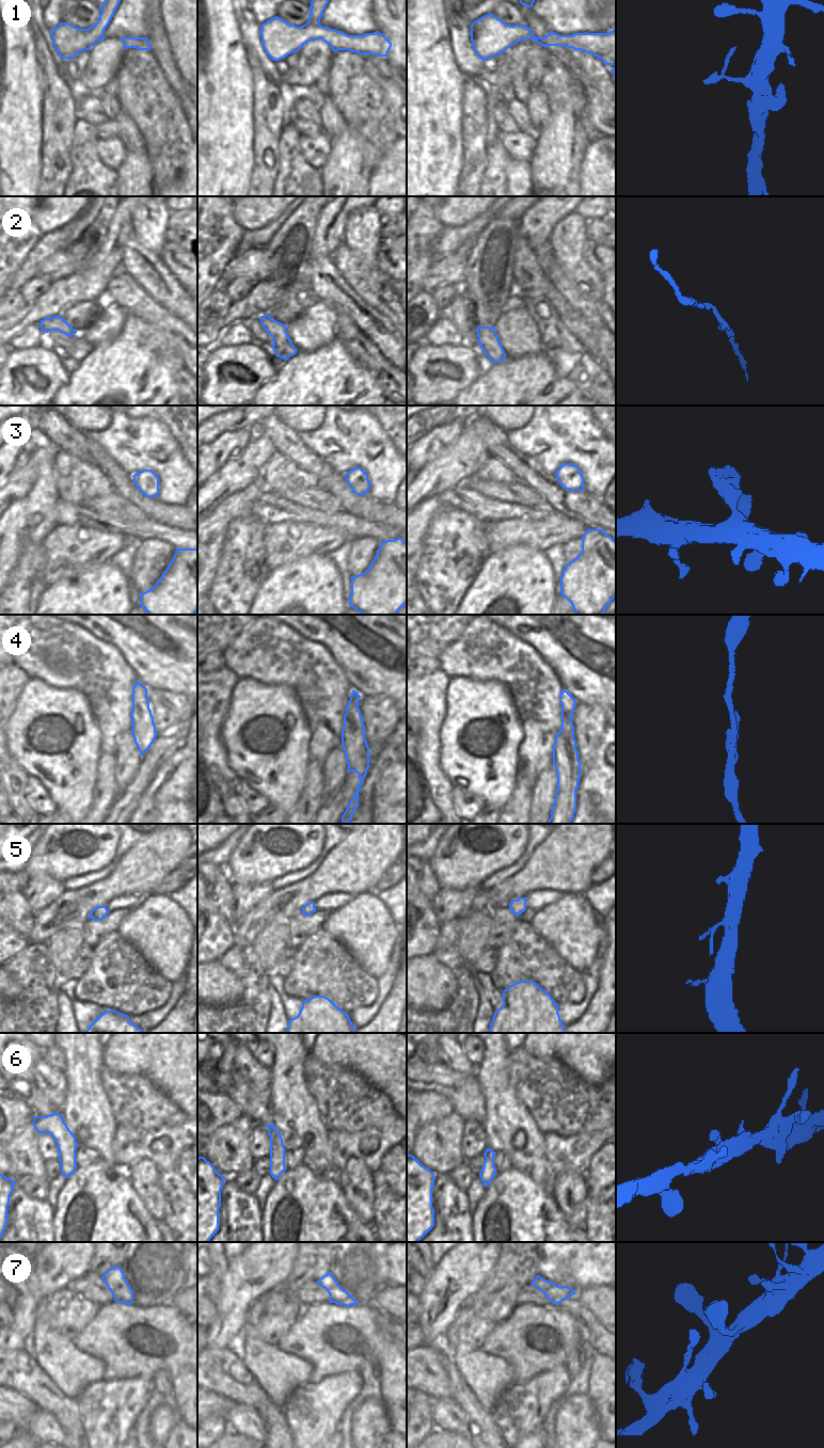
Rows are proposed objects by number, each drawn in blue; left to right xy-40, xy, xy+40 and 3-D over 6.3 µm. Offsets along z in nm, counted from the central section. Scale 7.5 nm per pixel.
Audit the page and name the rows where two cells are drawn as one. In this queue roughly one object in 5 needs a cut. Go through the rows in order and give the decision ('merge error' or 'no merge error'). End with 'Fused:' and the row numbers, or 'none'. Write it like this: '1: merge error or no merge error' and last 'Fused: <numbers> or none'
1: no merge error
2: no merge error
3: no merge error
4: no merge error
5: no merge error
6: no merge error
7: no merge error
Fused: none

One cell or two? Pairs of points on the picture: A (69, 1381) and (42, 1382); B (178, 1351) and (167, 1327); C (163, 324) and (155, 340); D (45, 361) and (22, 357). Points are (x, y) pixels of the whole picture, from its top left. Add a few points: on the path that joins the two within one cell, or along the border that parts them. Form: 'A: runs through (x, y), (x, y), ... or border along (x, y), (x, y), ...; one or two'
A: border along (36, 1364), (66, 1396), (73, 1398); two
B: runs through (178, 1346), (169, 1333); one
C: border along (139, 317), (153, 325), (175, 351); two
D: runs through (40, 361), (28, 361); one

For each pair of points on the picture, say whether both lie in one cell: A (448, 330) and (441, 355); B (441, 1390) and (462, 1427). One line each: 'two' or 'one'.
A: two
B: two

